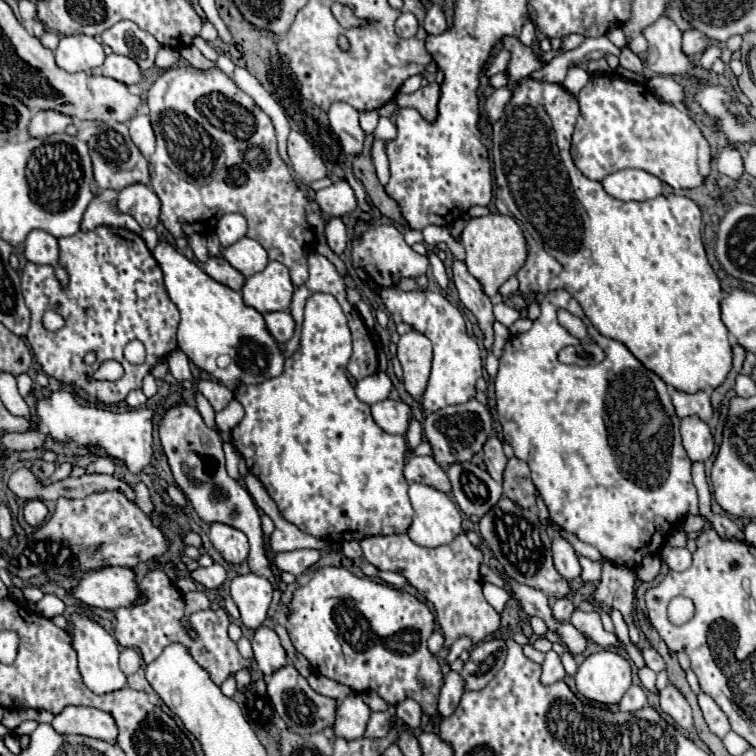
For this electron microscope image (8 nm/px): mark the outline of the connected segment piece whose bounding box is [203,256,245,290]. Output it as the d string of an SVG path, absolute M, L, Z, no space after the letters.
M217 256L217 258L209 258L205 264L203 264L203 270L217 282L233 288L233 290L241 290L243 282L245 282L245 276L241 272L237 272L223 256Z

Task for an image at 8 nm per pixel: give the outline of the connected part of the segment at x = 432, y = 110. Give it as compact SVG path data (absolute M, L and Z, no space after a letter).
M435 80L411 94L400 93L395 98L399 108L415 108L429 122L437 118L437 100L439 100L439 84Z

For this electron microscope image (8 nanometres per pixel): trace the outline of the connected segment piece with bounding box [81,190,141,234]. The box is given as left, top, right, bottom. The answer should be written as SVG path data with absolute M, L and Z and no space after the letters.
M101 190L101 194L87 206L87 212L81 220L81 232L93 230L97 226L121 226L131 232L141 234L139 224L127 216L117 212L117 194L113 190Z

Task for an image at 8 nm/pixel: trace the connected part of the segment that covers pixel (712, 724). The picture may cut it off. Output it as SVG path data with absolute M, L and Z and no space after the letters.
M705 692L699 694L699 706L701 706L701 710L703 710L705 722L707 722L707 726L711 728L711 732L713 732L715 736L723 738L723 736L731 730L729 718L725 716L725 712L723 712L723 710L713 702L713 698L707 696Z

